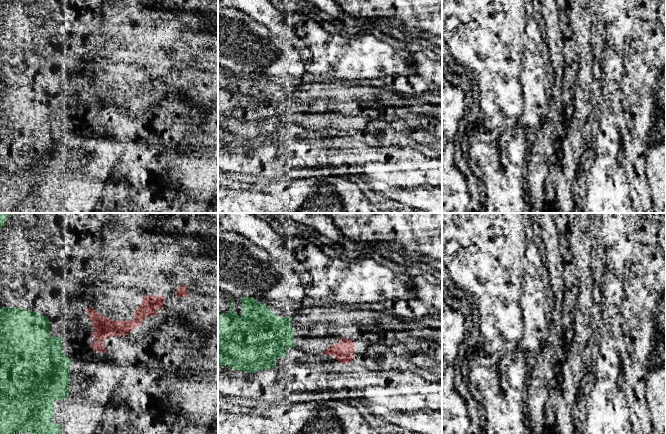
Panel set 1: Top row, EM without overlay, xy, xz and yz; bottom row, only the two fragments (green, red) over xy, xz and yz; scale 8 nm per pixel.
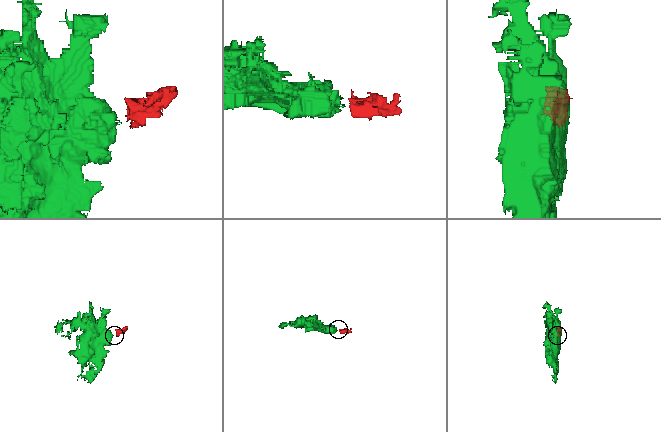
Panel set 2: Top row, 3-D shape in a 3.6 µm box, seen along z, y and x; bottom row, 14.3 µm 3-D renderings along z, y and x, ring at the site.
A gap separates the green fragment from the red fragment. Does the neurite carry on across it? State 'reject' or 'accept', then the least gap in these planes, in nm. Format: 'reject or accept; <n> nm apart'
accept; 190 nm apart

